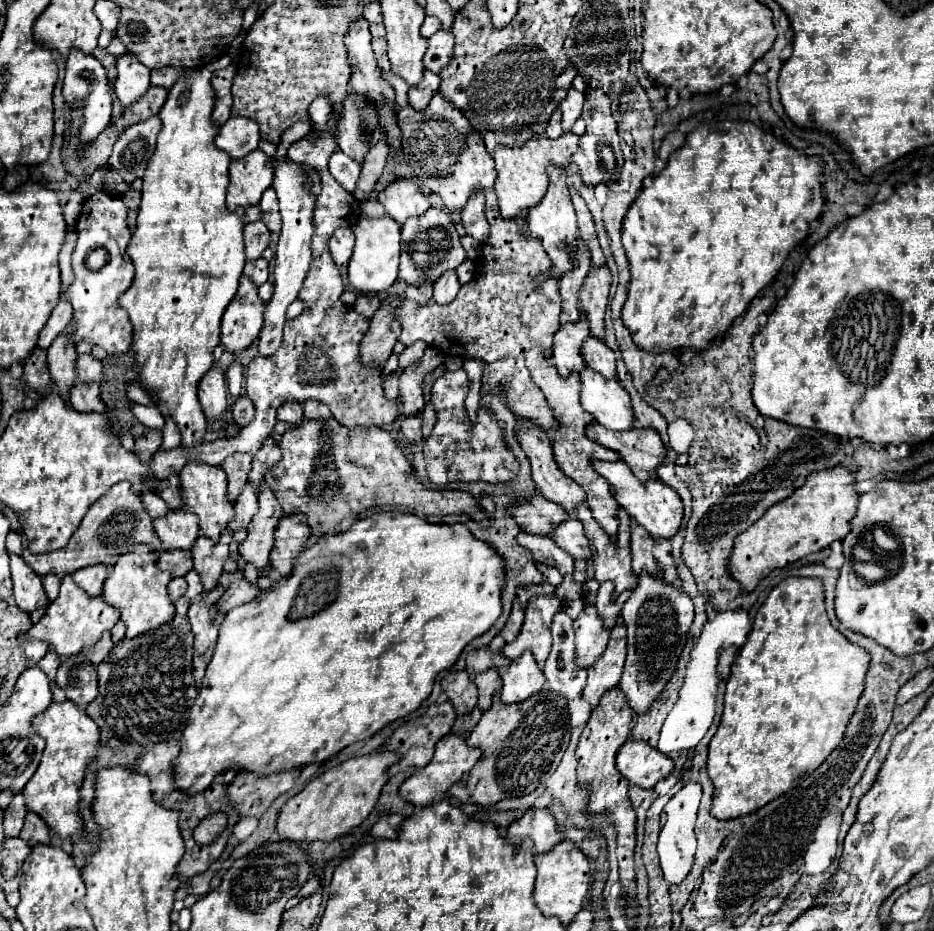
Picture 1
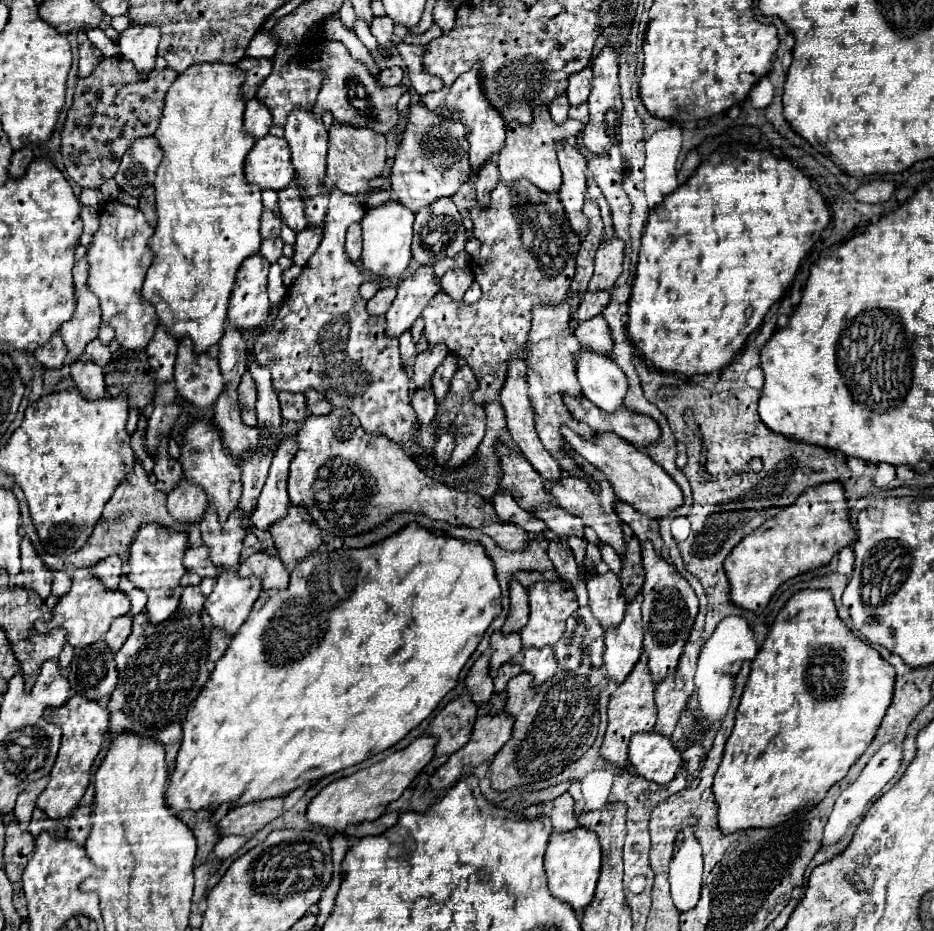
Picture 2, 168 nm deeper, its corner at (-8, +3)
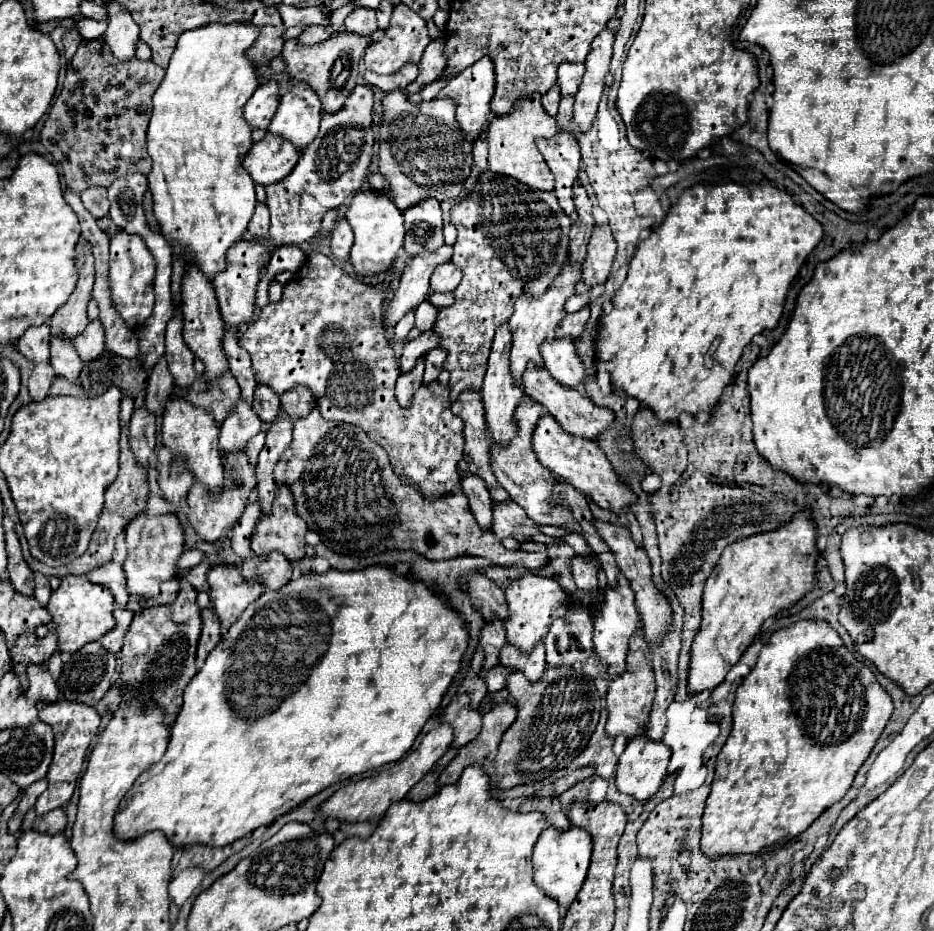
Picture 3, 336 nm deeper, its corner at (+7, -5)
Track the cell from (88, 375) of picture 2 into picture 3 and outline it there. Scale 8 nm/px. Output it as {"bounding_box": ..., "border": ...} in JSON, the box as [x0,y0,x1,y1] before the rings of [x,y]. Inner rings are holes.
{"bounding_box":[51,337,83,383],"border":[[[51,337],[51,367],[55,373],[67,381],[77,383],[83,361],[77,357],[73,343],[61,337]]]}

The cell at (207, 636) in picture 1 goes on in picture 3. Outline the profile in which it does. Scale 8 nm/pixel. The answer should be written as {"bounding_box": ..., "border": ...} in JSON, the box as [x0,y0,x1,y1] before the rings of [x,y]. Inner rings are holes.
{"bounding_box":[207,563,263,633],"border":[[[227,563],[212,567],[207,579],[211,609],[217,615],[223,633],[239,619],[247,605],[263,593],[263,585],[259,583],[259,579],[245,581],[239,569]]]}

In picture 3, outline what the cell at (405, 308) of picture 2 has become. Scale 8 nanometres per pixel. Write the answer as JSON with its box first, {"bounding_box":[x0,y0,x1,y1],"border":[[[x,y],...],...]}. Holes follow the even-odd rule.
{"bounding_box":[383,245,453,327],"border":[[[443,245],[437,251],[421,253],[413,257],[405,265],[401,273],[399,289],[395,291],[393,299],[387,303],[387,311],[383,319],[385,327],[395,327],[399,319],[403,319],[409,311],[413,311],[417,305],[421,305],[427,299],[431,273],[435,271],[435,267],[449,263],[451,255],[453,255],[453,249],[449,245]]]}

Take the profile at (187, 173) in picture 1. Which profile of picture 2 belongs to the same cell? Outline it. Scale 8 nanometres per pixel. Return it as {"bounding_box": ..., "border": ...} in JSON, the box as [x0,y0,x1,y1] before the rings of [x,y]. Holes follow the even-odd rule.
{"bounding_box":[142,61,260,353],"border":[[[222,61],[196,63],[176,77],[164,99],[164,115],[154,133],[164,159],[156,171],[156,215],[158,227],[150,239],[156,255],[146,273],[142,287],[144,299],[156,307],[158,321],[166,325],[172,335],[188,335],[194,351],[202,353],[218,343],[224,333],[226,309],[236,279],[236,271],[244,259],[260,249],[260,187],[250,185],[244,177],[244,159],[254,147],[256,139],[244,131],[244,97],[240,93],[246,73],[236,65]]]}

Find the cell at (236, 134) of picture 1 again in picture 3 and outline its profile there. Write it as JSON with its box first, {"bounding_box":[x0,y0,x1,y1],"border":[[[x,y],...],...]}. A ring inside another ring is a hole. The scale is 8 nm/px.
{"bounding_box":[243,83,279,129],"border":[[[277,83],[261,85],[243,109],[243,119],[249,123],[251,129],[267,129],[271,117],[275,115],[279,105],[279,89]]]}

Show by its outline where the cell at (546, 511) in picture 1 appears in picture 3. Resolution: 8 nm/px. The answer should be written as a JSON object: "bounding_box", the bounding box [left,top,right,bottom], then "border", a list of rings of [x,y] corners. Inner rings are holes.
{"bounding_box":[451,391,511,503],"border":[[[463,391],[457,401],[451,403],[451,411],[465,421],[465,451],[463,459],[467,463],[467,471],[481,477],[493,497],[493,501],[509,503],[511,495],[497,483],[497,477],[491,469],[491,453],[487,439],[487,421],[481,403],[481,395],[473,391]]]}

